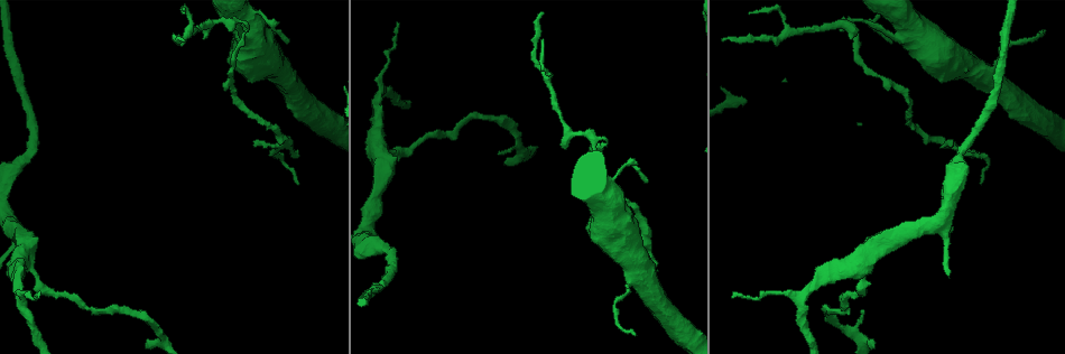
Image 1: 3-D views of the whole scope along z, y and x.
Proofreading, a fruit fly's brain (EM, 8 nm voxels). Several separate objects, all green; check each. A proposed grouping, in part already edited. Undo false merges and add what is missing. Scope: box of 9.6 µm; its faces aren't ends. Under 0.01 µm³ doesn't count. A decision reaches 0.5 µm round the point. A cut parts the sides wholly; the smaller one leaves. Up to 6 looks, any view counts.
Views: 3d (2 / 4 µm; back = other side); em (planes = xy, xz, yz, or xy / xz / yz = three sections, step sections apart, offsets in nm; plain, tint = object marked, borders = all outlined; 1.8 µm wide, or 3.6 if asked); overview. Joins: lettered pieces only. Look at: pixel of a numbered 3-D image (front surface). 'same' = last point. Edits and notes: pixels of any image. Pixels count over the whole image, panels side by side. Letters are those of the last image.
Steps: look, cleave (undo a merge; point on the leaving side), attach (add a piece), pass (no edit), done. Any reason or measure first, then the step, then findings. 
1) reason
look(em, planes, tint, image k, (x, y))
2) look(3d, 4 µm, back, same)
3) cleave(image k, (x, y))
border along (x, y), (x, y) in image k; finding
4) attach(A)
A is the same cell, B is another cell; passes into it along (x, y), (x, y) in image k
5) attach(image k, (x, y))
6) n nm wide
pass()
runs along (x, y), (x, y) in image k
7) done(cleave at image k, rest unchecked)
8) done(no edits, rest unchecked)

free end
look(3d, 4 µm, image 1, (296, 154))

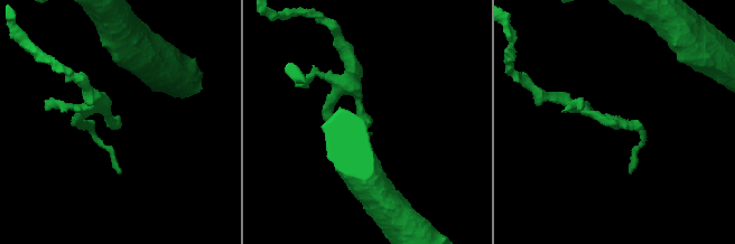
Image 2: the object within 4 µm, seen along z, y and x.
need the tissue
look(em, 3.6 µm, planes, tint, image 2, (113, 122))

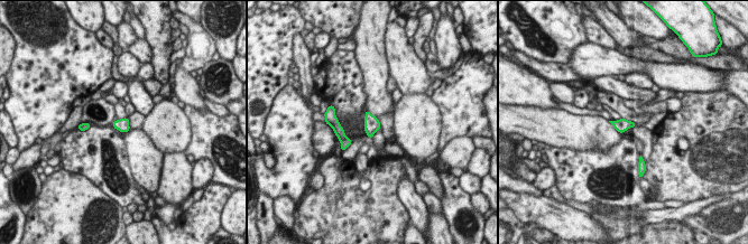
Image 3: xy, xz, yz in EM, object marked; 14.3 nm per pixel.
what lies round it
look(em, 3.6 µm, planes, borders, same)

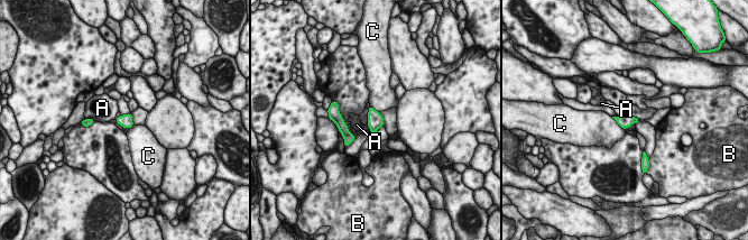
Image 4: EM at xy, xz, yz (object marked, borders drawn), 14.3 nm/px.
pass()
A, B and C are other cells; border along (611, 117), (624, 129) in image 4; none of them fits

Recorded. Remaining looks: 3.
sudden change in width
look(3d, 4 µm, image 1, (990, 70))

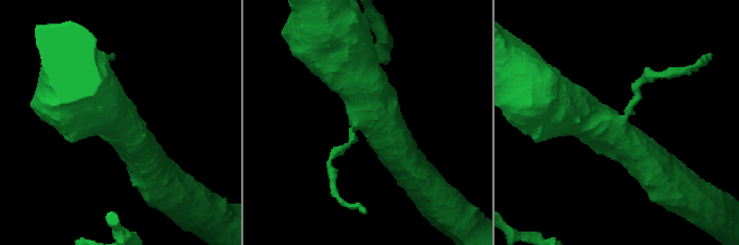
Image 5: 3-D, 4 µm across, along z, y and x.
look(em, 3.6 µm, planes, plain, image 5, (620, 119))

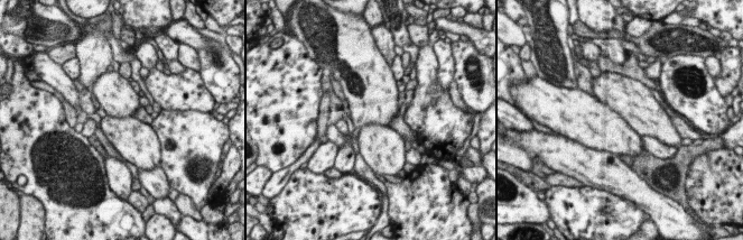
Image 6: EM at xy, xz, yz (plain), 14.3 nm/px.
what lies round it
look(em, 3.6 µm, planes, borders, same)

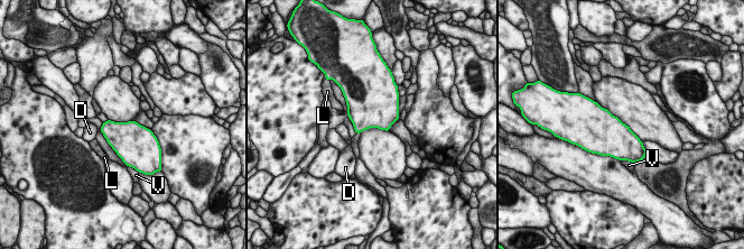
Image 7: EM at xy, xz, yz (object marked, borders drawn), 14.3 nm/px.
360 nm wide
pass()
D, L and V are other cells; border along (100, 130), (107, 143), (124, 163) in image 7; continuous, no second neuron

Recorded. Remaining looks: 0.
done(no edits, rest unchecked)

